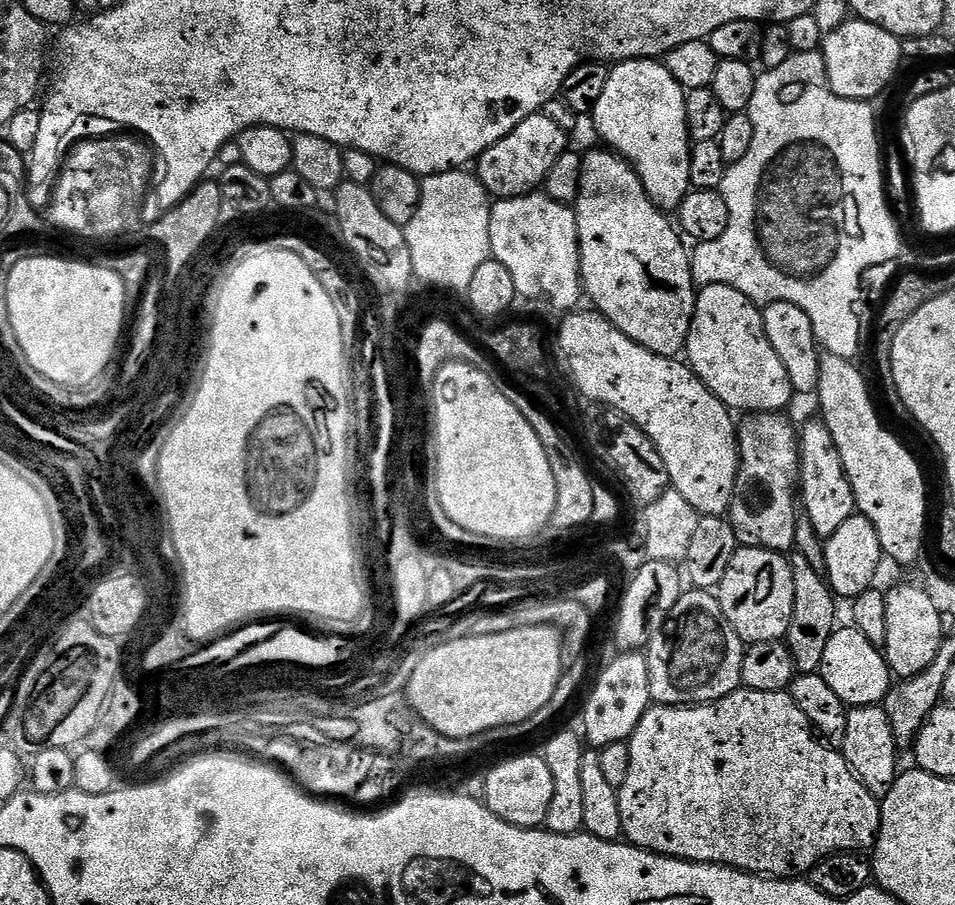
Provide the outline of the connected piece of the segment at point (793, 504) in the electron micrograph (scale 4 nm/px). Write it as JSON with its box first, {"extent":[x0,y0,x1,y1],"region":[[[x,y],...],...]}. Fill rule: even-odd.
{"extent":[726,414,800,554],"region":[[[752,414],[738,428],[740,469],[726,519],[734,526],[737,545],[788,554],[796,539],[800,441],[797,429],[780,414]]]}

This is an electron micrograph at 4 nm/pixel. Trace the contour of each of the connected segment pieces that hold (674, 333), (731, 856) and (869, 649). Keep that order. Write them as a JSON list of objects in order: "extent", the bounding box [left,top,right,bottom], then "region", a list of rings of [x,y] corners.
[{"extent":[574,150,698,357],"region":[[[611,150],[603,151],[585,151],[583,153],[582,182],[580,183],[578,198],[574,205],[576,221],[578,222],[578,238],[580,239],[580,279],[583,291],[586,293],[587,299],[588,296],[592,299],[591,307],[604,316],[618,330],[622,330],[622,334],[626,334],[626,338],[638,342],[638,346],[646,346],[646,350],[650,350],[659,356],[679,357],[688,347],[690,322],[694,318],[694,306],[696,305],[696,294],[698,291],[698,285],[692,278],[692,258],[689,249],[684,249],[685,241],[682,239],[677,225],[673,221],[671,224],[664,217],[667,215],[657,208],[656,203],[648,197],[632,165]]]},{"extent":[618,690,880,880],"region":[[[737,690],[713,704],[657,704],[642,714],[642,722],[638,722],[627,745],[630,750],[630,774],[618,791],[622,806],[623,839],[636,848],[644,848],[660,856],[673,856],[676,860],[689,860],[691,864],[723,864],[725,868],[737,868],[739,872],[752,872],[755,876],[790,880],[807,877],[818,862],[837,852],[863,853],[871,849],[880,833],[880,800],[872,796],[866,786],[862,786],[859,778],[852,773],[852,767],[835,747],[818,739],[806,714],[798,710],[791,691]]]},{"extent":[818,626,894,709],"region":[[[855,626],[837,627],[826,646],[826,654],[822,657],[822,666],[818,673],[830,685],[830,690],[842,698],[849,709],[865,708],[871,704],[883,705],[888,689],[894,683],[892,671],[884,659],[883,651],[866,638]]]}]

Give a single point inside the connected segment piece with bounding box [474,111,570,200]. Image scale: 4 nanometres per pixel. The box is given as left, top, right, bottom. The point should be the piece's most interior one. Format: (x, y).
(517, 166)

